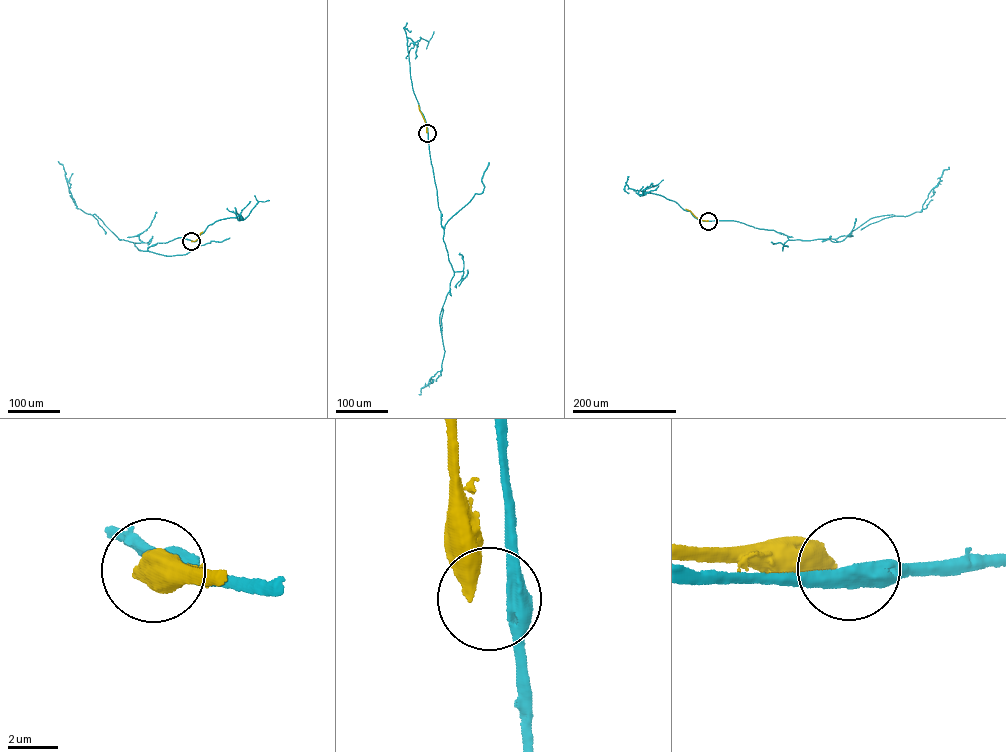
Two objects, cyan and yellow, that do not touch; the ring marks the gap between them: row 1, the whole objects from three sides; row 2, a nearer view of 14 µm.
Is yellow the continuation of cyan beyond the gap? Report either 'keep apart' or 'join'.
keep apart

